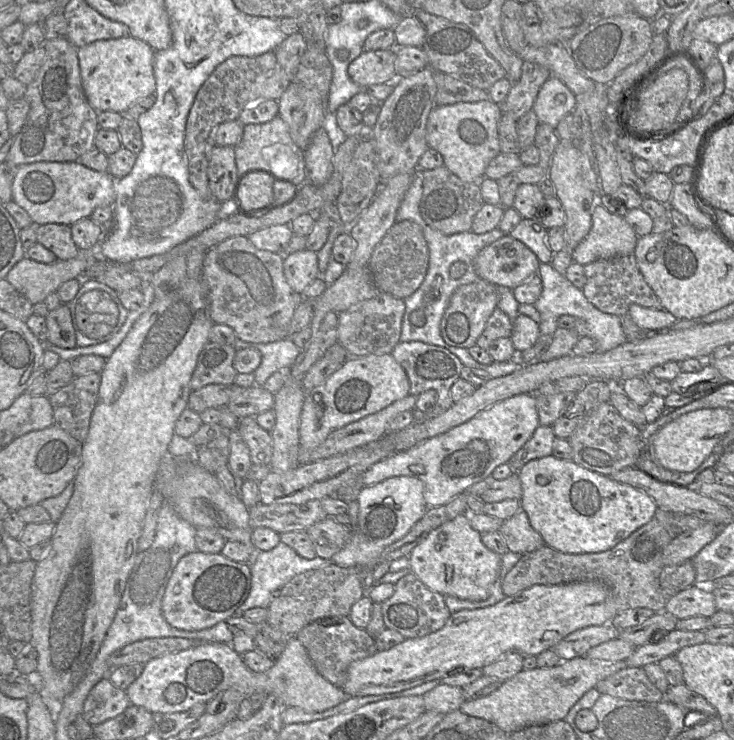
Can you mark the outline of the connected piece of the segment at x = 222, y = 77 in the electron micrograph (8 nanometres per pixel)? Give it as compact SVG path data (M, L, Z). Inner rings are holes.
M268 51L253 57L232 56L226 59L200 87L188 115L184 147L189 181L204 200L213 199L207 168L216 127L221 123L237 120L241 111L251 103L268 99L278 101L291 82L278 63L275 51Z

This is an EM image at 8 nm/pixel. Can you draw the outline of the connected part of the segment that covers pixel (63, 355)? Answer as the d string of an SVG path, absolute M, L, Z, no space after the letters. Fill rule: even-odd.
M134 273L142 278L141 290L144 295L142 308L136 311L128 311L119 299L119 292L106 284L93 278L82 280L81 287L69 303L73 328L76 334L77 347L63 349L50 343L44 343L45 349L56 353L61 360L70 361L82 355L99 355L106 360L113 354L115 349L124 340L134 322L154 301L154 288L151 283L151 275L154 273Z

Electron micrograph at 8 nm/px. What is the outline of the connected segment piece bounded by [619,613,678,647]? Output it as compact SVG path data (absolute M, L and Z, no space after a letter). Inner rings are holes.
M656 613L644 623L619 631L619 638L635 647L657 641L676 629L678 619L667 613Z

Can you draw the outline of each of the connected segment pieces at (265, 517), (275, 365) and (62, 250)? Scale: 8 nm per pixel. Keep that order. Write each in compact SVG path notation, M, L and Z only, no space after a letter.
M320 500L304 504L271 504L260 501L248 508L249 523L254 528L270 528L278 534L306 531L310 526L328 517Z
M237 338L233 347L236 350L254 348L260 352L261 363L253 372L255 383L258 386L263 386L275 372L289 370L301 354L301 350L292 342L291 338L269 343L246 342Z
M51 223L38 226L37 243L50 250L57 260L70 260L80 253L73 241L69 225Z

